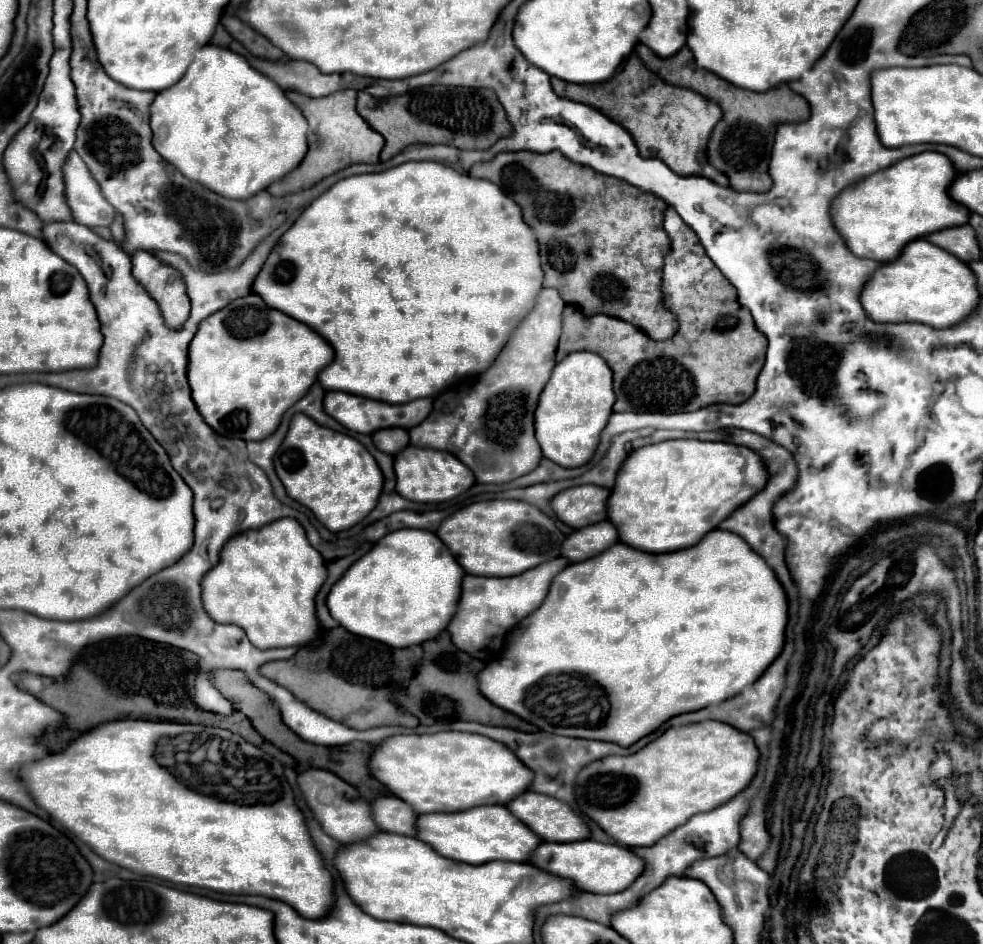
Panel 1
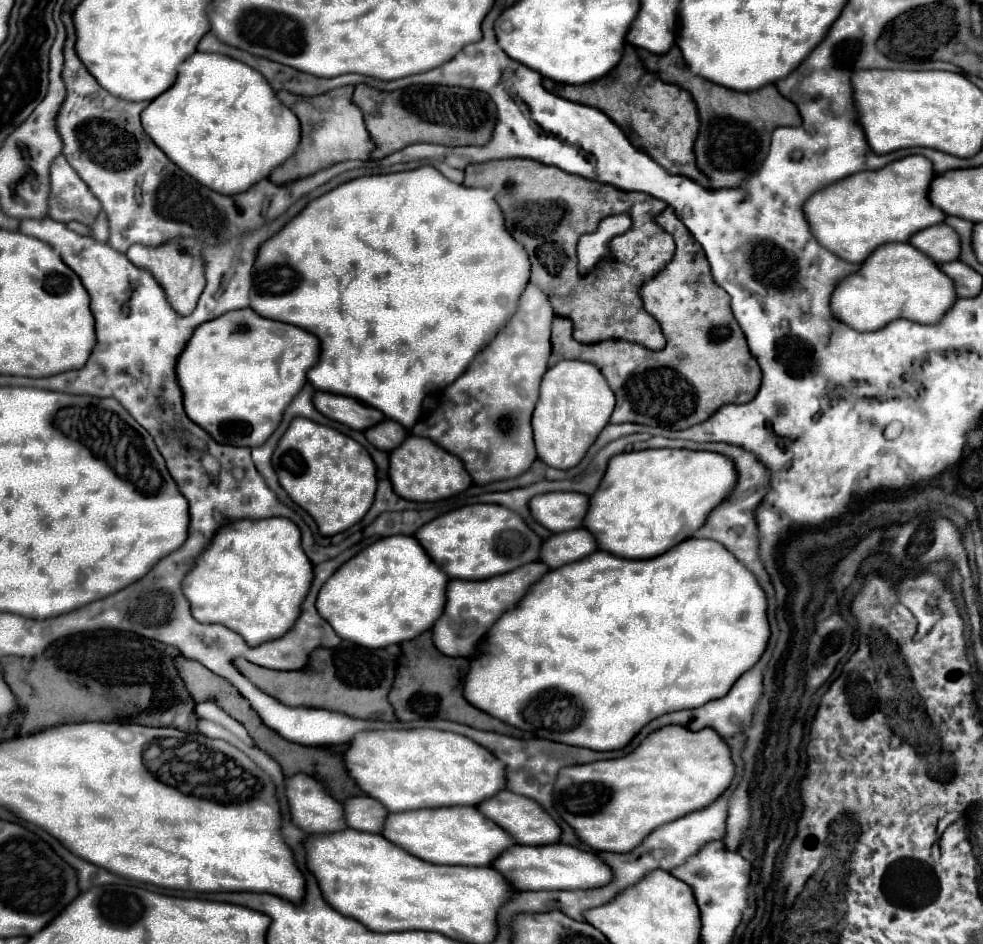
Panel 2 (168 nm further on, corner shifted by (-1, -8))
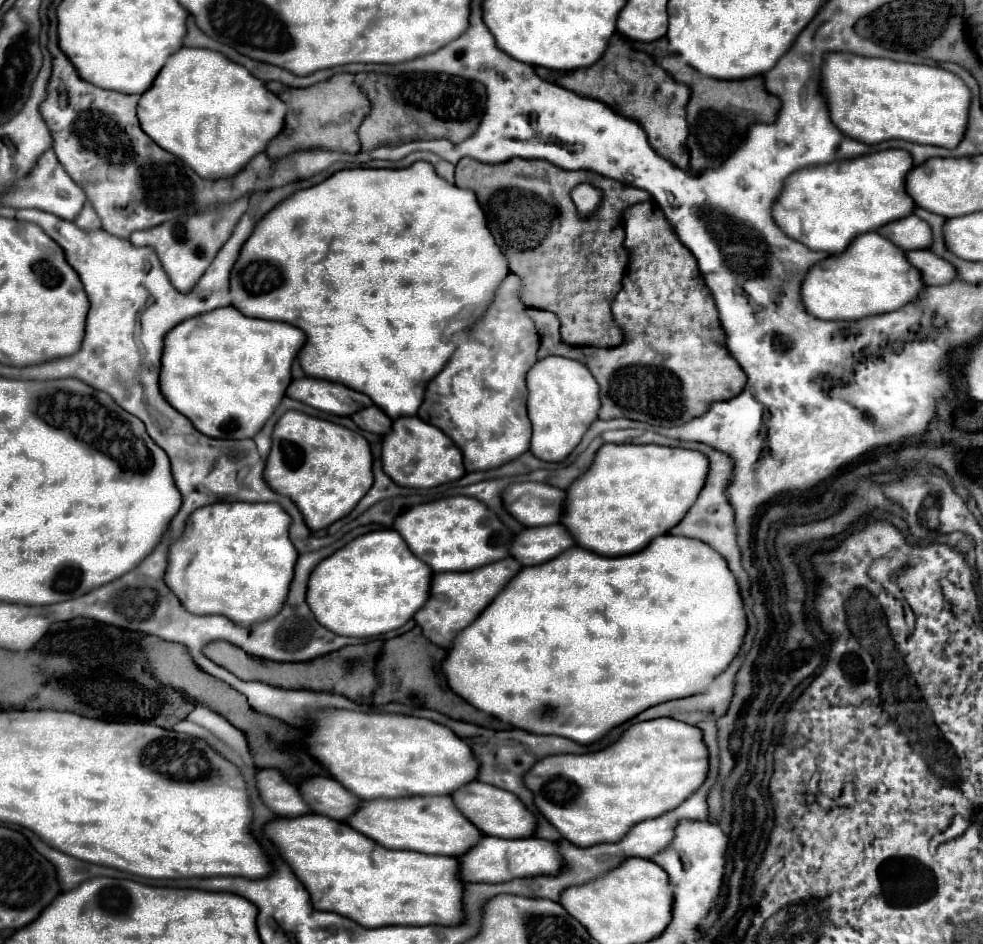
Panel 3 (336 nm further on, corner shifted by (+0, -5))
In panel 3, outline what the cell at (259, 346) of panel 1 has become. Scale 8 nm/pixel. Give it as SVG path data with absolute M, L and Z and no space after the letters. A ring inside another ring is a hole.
M222 307L186 319L166 335L160 377L162 393L174 409L184 413L194 427L200 429L200 433L214 439L252 439L286 395L286 389L292 383L292 363L304 347L304 341L306 337L302 329L294 325L246 317L236 307Z

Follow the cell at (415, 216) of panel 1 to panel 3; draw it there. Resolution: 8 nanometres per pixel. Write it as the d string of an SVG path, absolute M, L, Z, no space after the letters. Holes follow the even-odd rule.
M416 161L406 169L392 169L392 171L390 169L344 169L334 173L328 181L316 187L296 191L292 197L288 197L276 209L272 209L254 227L250 241L242 247L240 259L234 265L230 277L230 293L232 293L232 305L240 309L244 315L284 321L294 327L300 327L306 333L306 345L298 353L298 361L308 377L326 379L326 381L352 387L368 395L390 419L398 419L398 417L416 415L424 399L424 389L428 381L434 379L454 355L456 349L454 337L470 331L474 323L486 313L486 309L494 301L496 289L506 279L508 273L510 273L508 259L502 253L502 249L496 245L494 235L488 229L486 213L482 211L474 191L450 185L448 181L436 175L434 167L428 161Z

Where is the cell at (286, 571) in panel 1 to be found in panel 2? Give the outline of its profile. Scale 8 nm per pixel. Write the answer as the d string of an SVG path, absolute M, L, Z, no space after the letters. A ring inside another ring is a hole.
M289 518L237 520L215 532L181 588L195 620L223 624L241 634L249 646L257 646L283 636L295 624L311 578L313 566L301 548L301 532Z

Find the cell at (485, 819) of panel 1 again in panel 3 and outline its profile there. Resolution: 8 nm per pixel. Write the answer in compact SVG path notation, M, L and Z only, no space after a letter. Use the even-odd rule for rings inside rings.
M410 797L410 801L364 801L358 815L346 821L388 849L410 849L426 855L462 857L484 833L454 805L452 797Z

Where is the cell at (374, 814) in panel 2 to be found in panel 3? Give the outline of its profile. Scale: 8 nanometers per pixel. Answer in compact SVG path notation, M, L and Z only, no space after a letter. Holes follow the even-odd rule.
M312 777L300 787L306 801L314 805L314 813L326 815L334 821L346 821L362 805L362 799L358 795L350 793L330 777Z

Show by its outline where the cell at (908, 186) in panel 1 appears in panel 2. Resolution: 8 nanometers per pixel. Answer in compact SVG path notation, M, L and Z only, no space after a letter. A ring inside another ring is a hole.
M905 156L881 170L857 172L821 188L803 204L803 214L823 248L851 264L863 264L877 246L907 242L915 232L943 222L945 214L927 198L933 176L925 156Z

